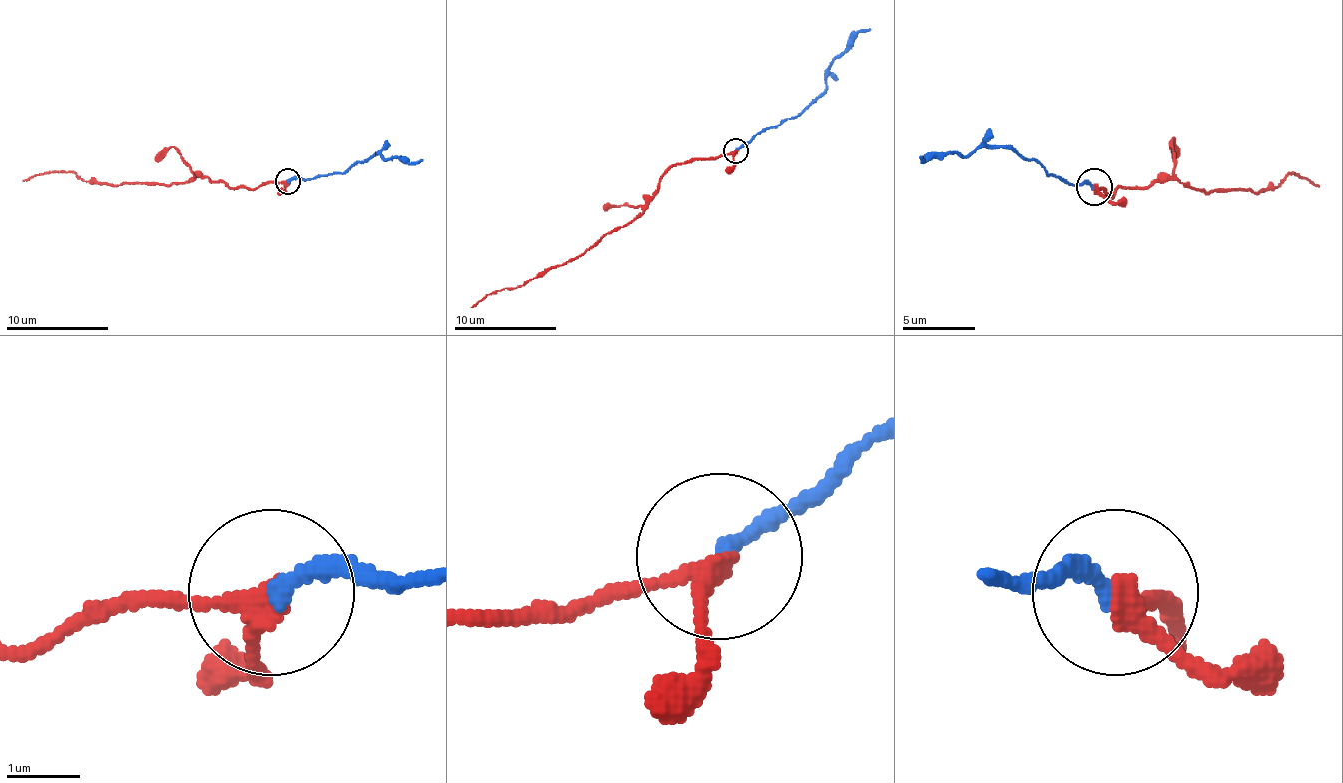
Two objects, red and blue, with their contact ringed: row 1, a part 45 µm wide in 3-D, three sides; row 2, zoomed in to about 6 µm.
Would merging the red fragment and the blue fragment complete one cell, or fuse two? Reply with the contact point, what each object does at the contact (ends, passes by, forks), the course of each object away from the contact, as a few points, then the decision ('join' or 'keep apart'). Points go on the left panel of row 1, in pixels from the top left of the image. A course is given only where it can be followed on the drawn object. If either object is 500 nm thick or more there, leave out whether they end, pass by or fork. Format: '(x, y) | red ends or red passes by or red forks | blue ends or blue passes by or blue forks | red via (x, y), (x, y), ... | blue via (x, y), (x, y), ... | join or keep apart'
(287, 181) | red passes by | blue ends | red via (287, 182), (259, 184), (254, 189), (195, 176), (175, 184), (96, 184), (73, 171), (47, 171), (22, 182) | blue via (287, 182), (345, 171), (376, 153), (422, 161) | join

